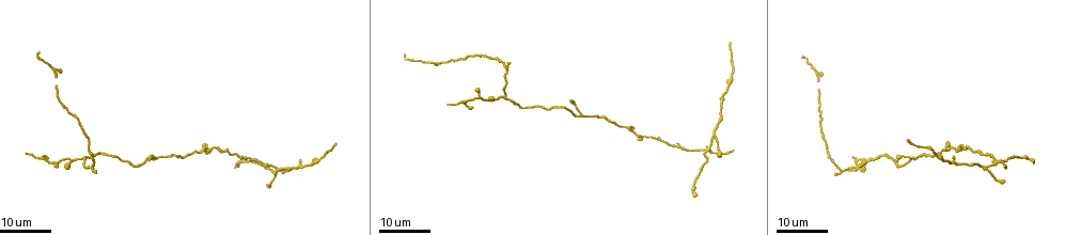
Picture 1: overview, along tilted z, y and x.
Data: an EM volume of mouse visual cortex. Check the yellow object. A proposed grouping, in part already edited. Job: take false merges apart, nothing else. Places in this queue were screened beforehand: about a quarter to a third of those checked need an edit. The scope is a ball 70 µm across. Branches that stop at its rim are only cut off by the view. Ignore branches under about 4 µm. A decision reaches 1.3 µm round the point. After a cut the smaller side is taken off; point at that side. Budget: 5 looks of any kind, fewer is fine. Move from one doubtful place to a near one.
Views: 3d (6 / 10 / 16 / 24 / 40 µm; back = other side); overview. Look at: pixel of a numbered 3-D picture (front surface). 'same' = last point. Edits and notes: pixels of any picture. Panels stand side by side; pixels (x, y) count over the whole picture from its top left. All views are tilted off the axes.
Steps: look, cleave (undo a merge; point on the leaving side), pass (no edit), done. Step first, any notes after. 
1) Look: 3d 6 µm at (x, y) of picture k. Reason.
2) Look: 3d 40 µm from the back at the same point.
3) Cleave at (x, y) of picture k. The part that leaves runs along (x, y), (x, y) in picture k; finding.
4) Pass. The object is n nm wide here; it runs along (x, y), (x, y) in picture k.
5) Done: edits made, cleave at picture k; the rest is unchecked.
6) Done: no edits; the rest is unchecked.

Look: 3d 24 µm at (583, 117) of picture 1. Three arms meet.

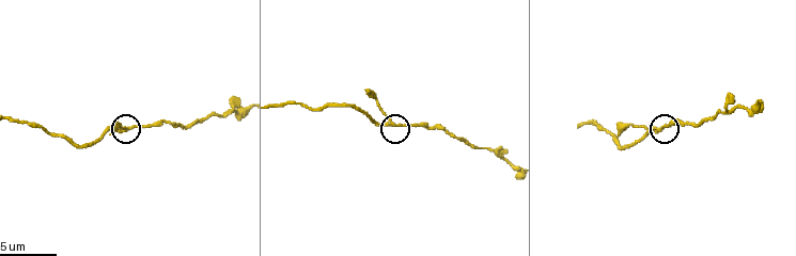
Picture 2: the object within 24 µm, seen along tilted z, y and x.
Look: 3d 6 µm at (659, 129) of picture 2.

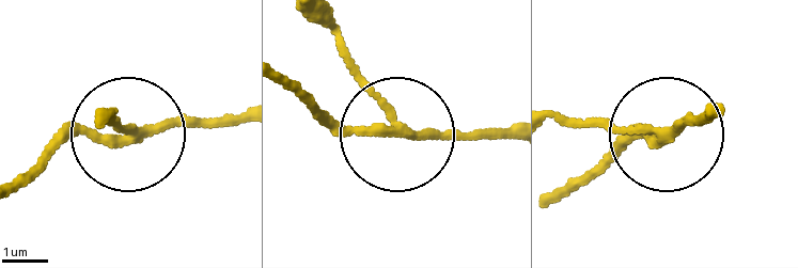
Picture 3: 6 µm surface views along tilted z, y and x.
Pass. The side arm is 57 µm long; 3 arms meet here; all the same cell.

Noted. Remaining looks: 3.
Look: 3d 16 µm at (864, 163) of picture 1. A fork.

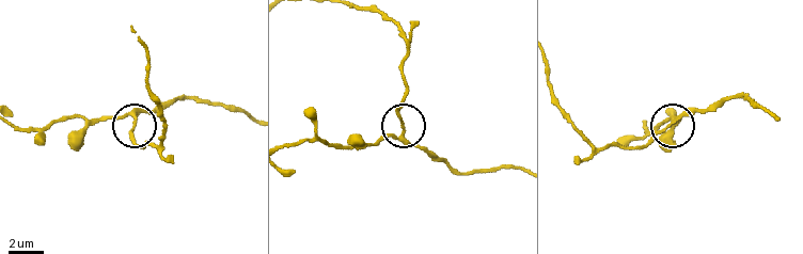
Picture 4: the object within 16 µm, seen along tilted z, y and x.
Look: 3d 10 µm at (674, 122) of picture 4. Closer look.

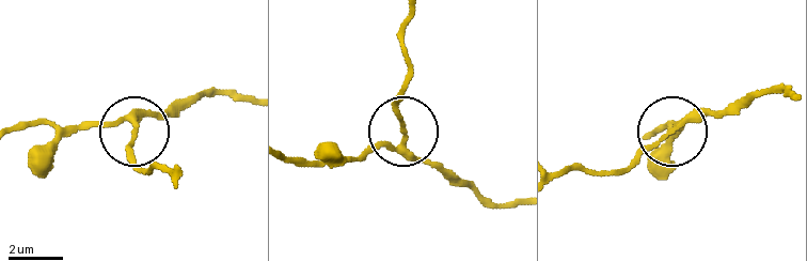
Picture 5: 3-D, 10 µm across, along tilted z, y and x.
Pass. 3 arms meet here; one cell here.

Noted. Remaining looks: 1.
Done: no edits; the rest is unchecked.

